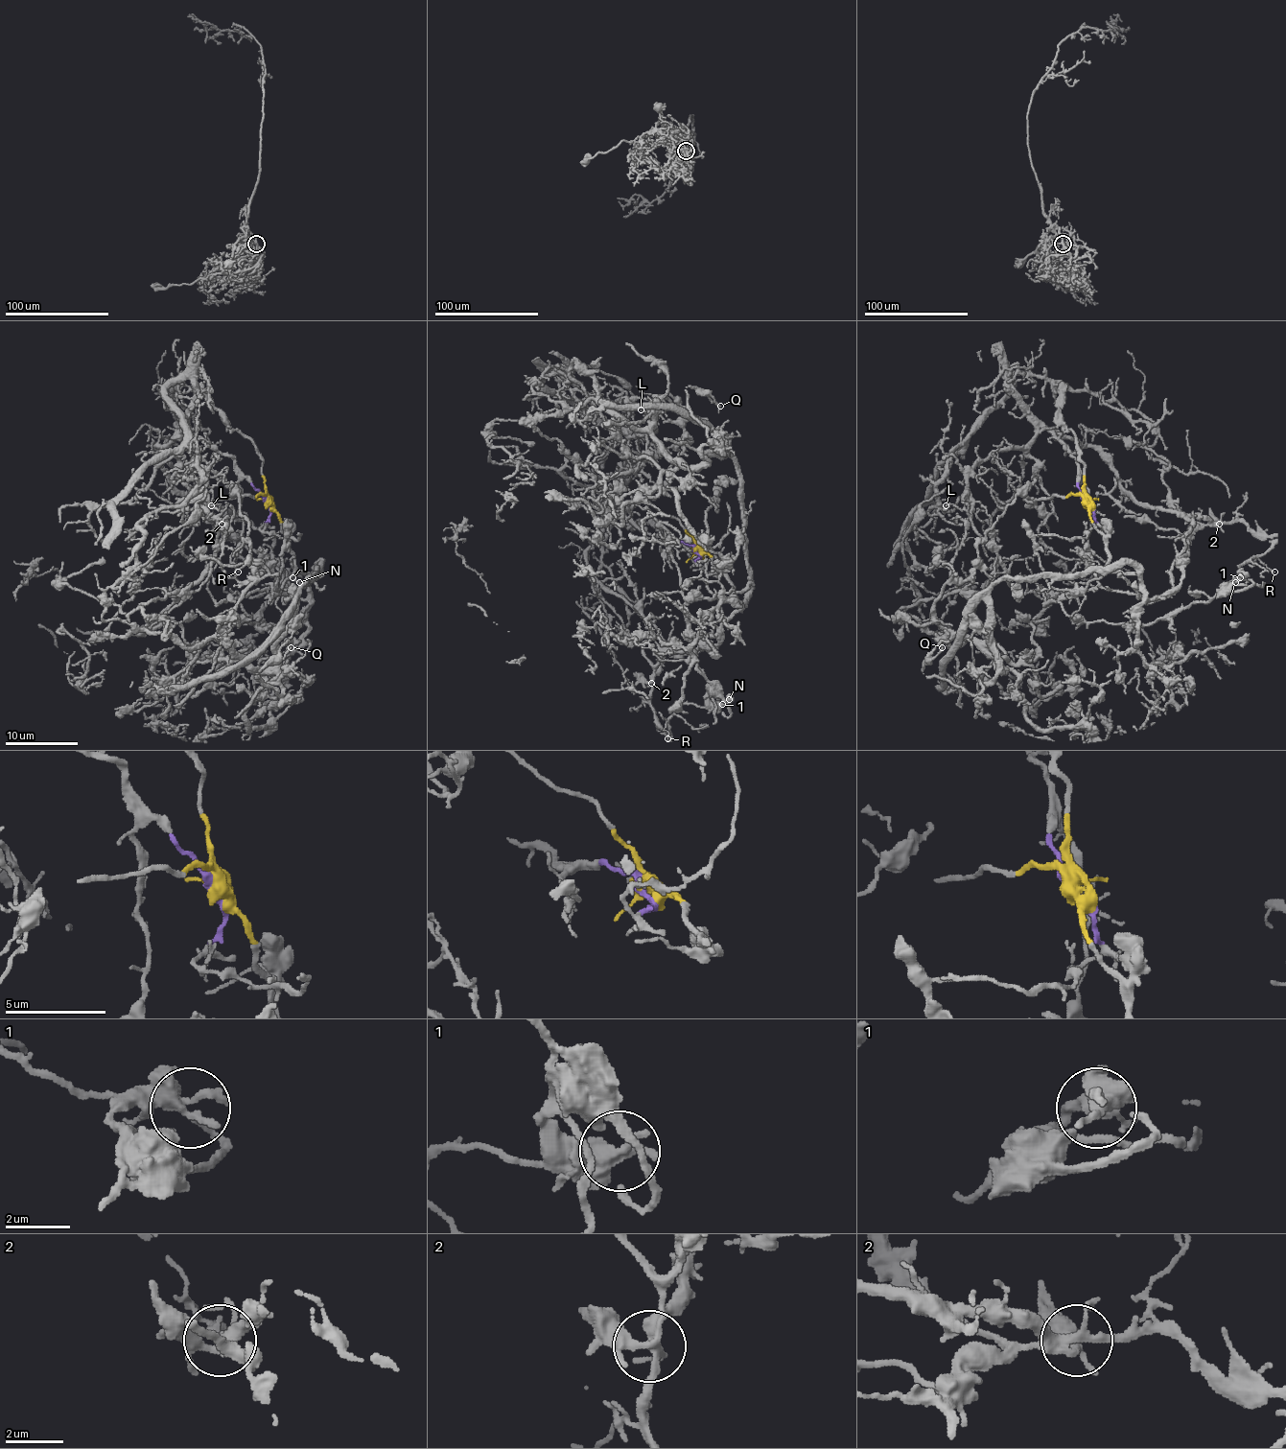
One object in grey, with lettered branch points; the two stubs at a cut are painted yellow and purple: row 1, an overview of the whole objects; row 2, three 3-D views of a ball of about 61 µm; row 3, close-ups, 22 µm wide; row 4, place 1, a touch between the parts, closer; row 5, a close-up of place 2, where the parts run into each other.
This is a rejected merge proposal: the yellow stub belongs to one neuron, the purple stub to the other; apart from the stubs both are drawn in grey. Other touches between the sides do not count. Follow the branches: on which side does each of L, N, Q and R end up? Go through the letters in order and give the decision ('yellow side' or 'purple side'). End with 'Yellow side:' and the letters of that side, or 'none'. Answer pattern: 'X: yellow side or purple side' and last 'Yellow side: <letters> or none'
L: purple side
N: yellow side
Q: yellow side
R: purple side
Yellow side: N, Q

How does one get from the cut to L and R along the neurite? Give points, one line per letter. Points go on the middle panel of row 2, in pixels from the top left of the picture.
L: (696, 549), (649, 535), (619, 510), (617, 479), (627, 466), (623, 445), (647, 427), (649, 417), (640, 410)
R: (696, 549), (619, 517), (587, 551), (589, 572), (658, 634), (651, 708), (667, 736), (666, 722), (667, 738)

